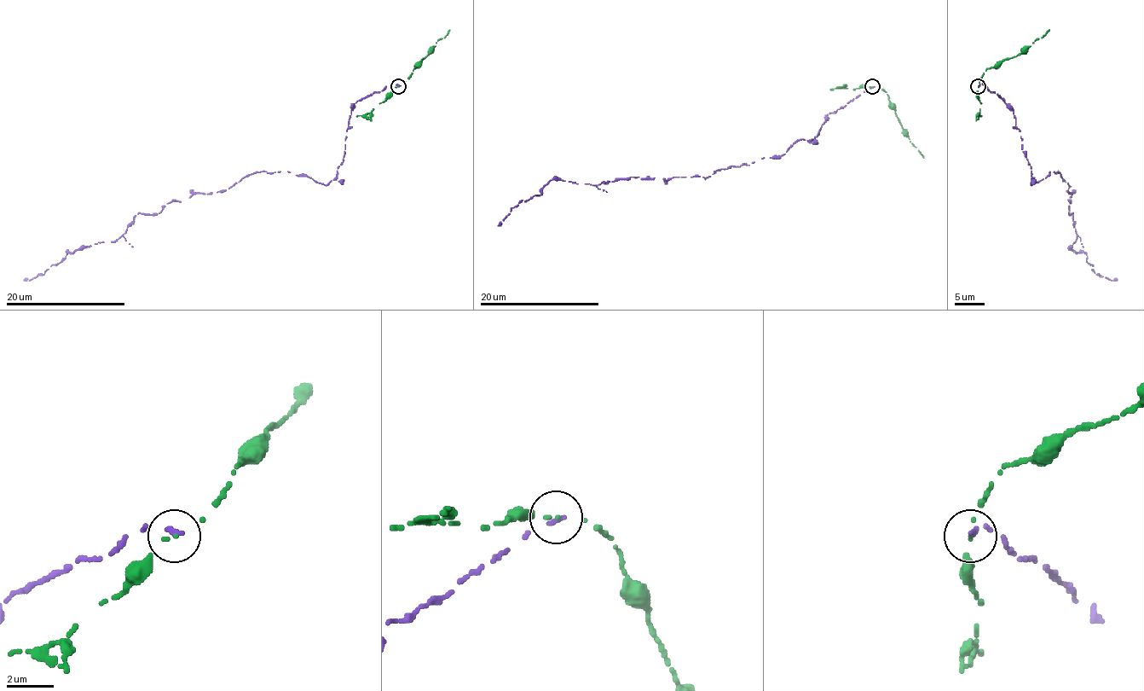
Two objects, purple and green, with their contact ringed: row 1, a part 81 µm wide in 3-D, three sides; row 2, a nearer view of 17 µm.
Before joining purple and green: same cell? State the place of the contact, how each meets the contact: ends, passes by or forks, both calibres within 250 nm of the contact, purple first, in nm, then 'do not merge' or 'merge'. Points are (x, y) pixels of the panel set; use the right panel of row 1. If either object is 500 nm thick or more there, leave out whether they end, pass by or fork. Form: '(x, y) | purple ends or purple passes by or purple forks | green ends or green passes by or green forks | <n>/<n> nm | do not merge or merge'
(978, 86) | purple ends | green passes by | 200/80 nm | do not merge

